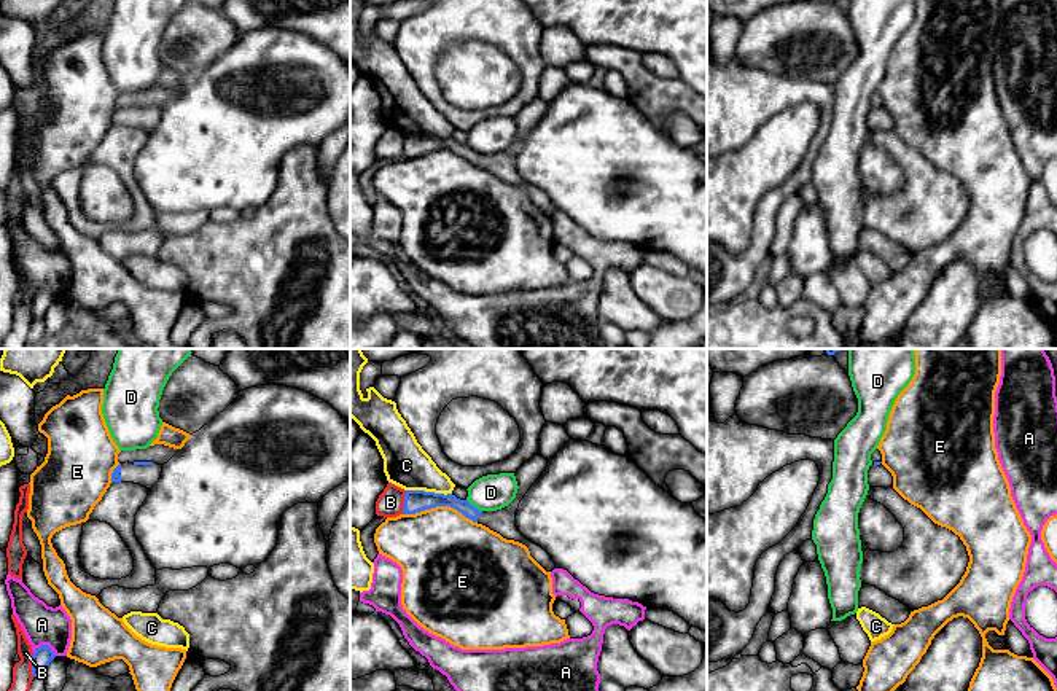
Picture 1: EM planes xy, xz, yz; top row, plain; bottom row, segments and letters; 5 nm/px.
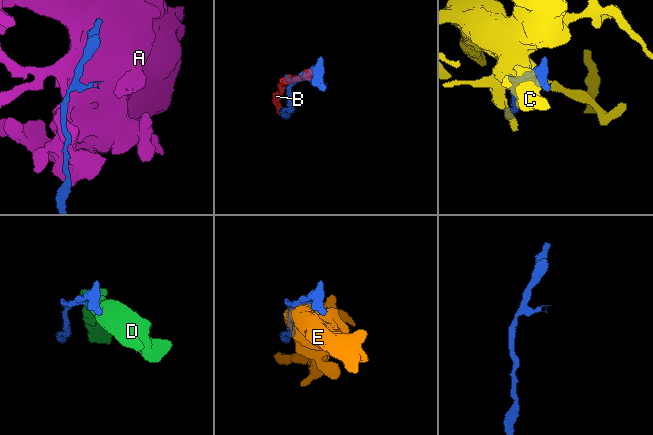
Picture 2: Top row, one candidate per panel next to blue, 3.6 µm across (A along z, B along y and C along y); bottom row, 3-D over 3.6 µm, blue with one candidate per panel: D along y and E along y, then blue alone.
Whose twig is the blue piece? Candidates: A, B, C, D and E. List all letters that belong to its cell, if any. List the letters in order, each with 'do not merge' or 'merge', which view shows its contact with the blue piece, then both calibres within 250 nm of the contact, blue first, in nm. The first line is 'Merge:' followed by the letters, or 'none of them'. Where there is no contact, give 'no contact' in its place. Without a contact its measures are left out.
Merge: none of them
A: do not merge; contact in xy; calibres 90 and 200 nm
B: do not merge; contact in xy; calibres 90 and 120 nm
C: do not merge; contact in xz; calibres 110 and 220 nm
D: do not merge; contact in xz; calibres 100 and 180 nm
E: do not merge; contact in xz; calibres 110 and 440 nm

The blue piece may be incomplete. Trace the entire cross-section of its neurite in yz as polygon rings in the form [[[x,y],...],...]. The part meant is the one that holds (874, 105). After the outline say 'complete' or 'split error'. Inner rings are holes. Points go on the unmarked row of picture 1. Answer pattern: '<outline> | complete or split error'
[[[874,105],[868,113],[869,131],[893,131],[891,116],[882,108],[882,105]]] | split error

